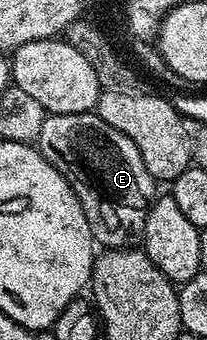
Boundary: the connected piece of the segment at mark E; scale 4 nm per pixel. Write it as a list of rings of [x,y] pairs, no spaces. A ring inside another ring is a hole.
[[[96,111],[58,116],[49,114],[45,117],[43,130],[39,130],[35,144],[41,149],[47,162],[51,162],[51,166],[55,166],[55,170],[59,170],[63,178],[67,178],[71,190],[75,190],[83,206],[83,214],[87,214],[93,239],[102,249],[127,248],[138,243],[145,230],[145,214],[155,199],[155,181],[147,166],[143,166],[143,158],[139,158],[135,142],[131,142],[127,134],[119,134],[115,126],[107,126],[107,122],[103,122]]]

